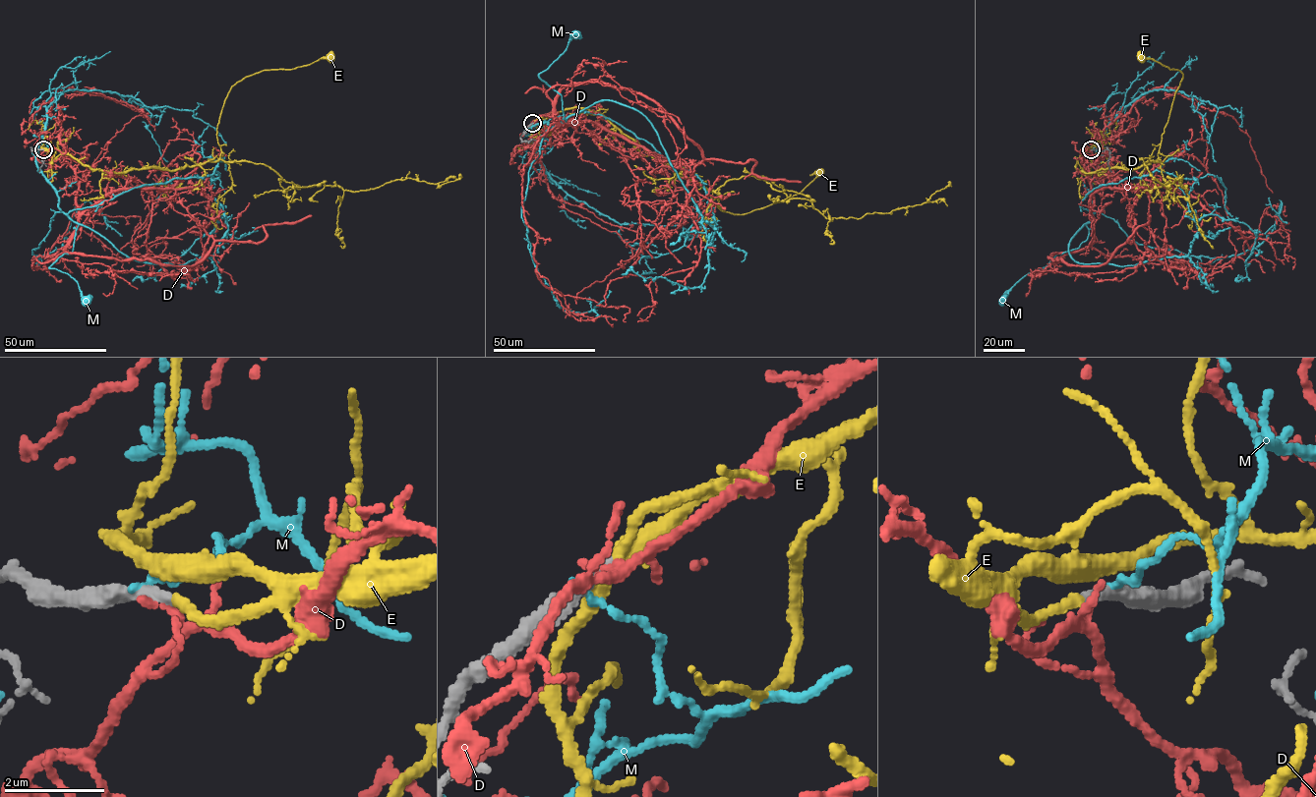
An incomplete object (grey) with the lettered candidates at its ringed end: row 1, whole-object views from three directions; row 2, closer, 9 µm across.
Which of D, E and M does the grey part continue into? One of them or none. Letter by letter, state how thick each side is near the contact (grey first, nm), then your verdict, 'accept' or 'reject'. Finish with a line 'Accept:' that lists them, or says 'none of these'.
D: 260/140 nm | reject
E: 240/190 nm | accept
M: 360/130 nm | reject
Accept: E

